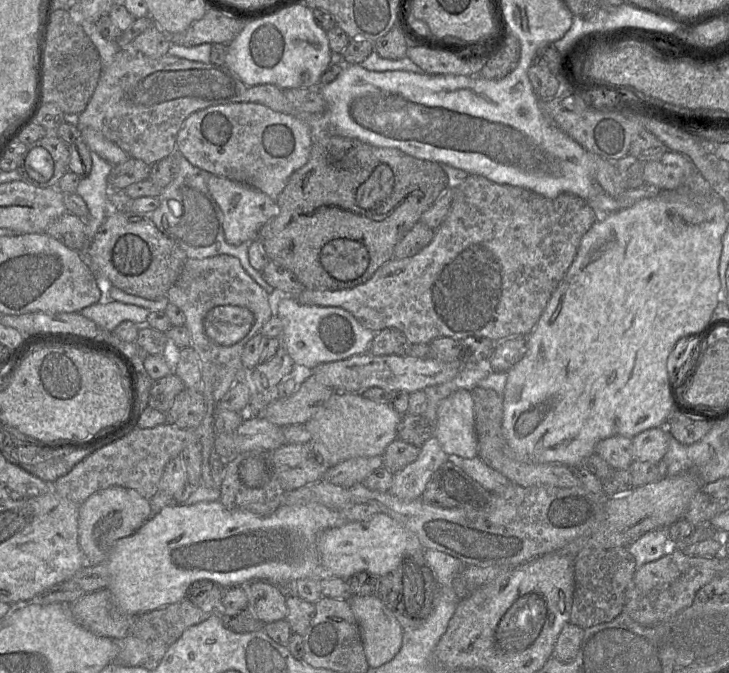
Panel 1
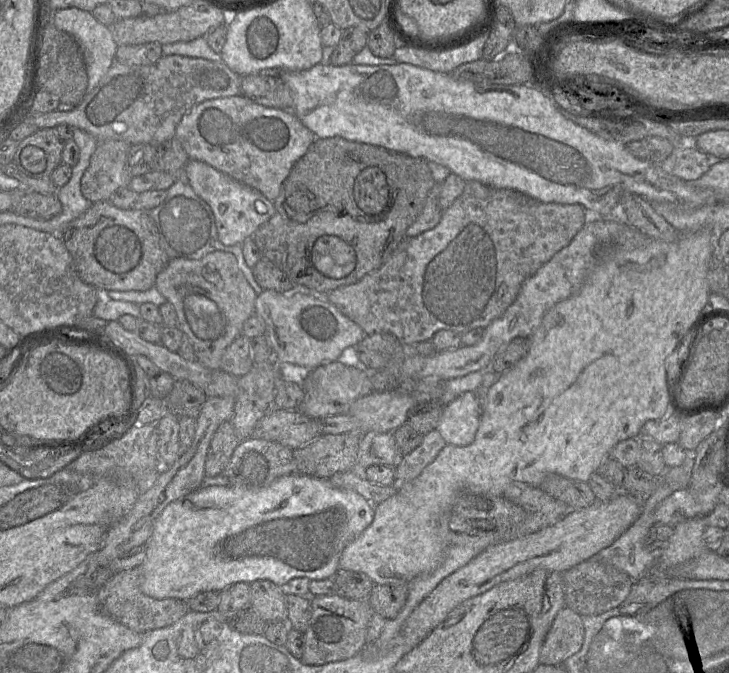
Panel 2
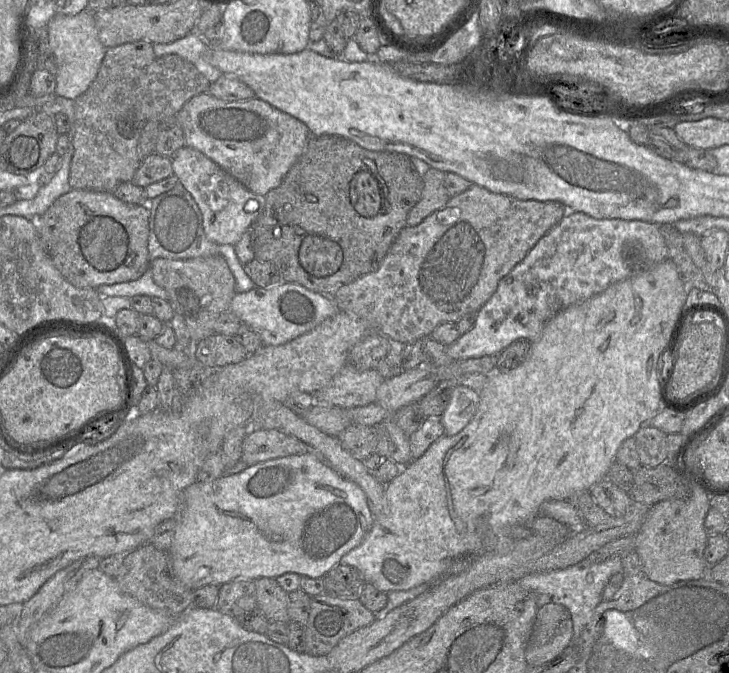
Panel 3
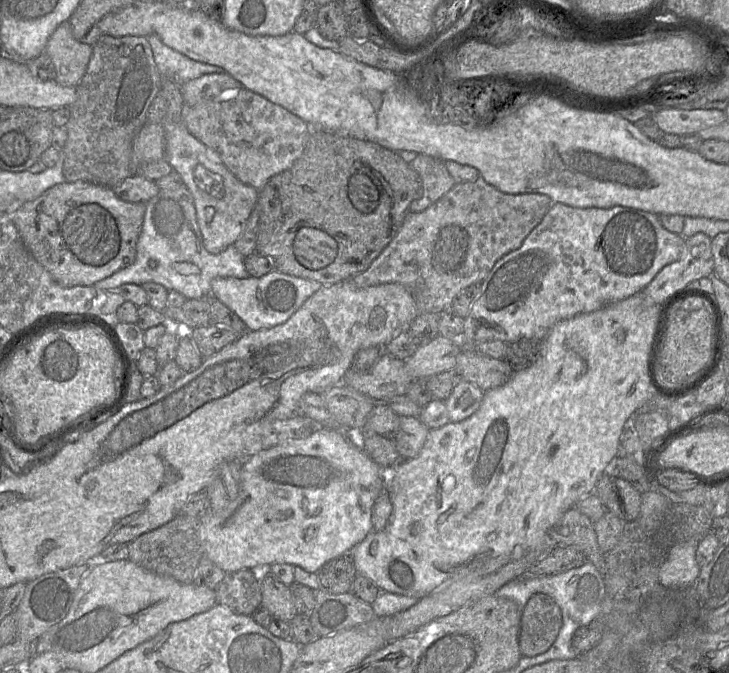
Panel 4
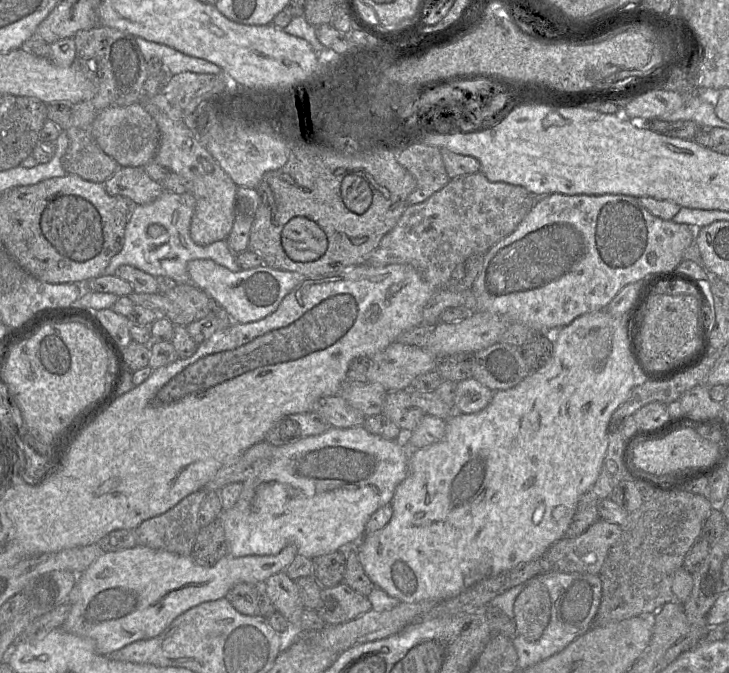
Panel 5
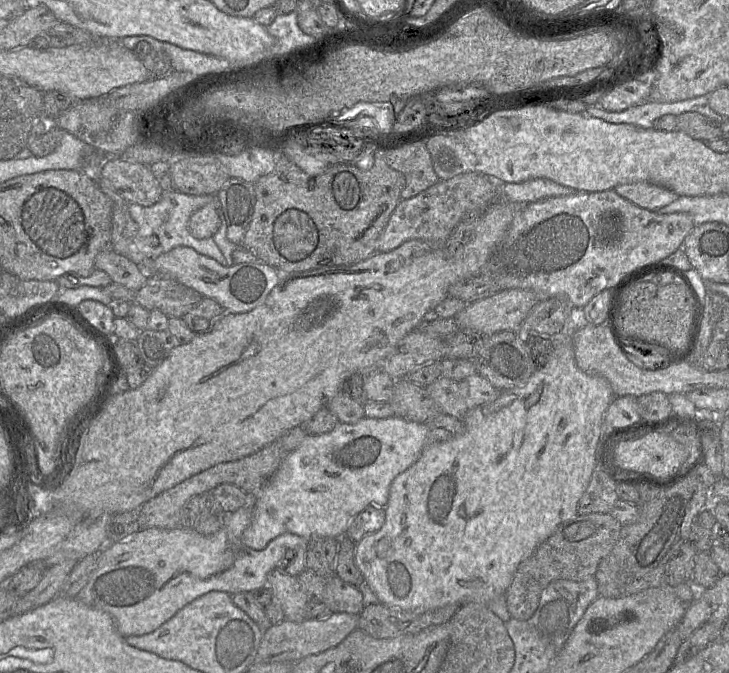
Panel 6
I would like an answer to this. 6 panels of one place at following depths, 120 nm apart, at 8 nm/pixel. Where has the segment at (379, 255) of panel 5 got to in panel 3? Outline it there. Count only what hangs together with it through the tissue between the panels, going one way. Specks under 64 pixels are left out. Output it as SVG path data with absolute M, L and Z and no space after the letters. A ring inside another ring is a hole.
M473 184L466 191L451 197L443 208L425 218L417 226L403 228L376 271L341 286L330 298L334 301L338 311L343 311L357 317L371 332L384 335L396 346L406 346L415 342L422 342L422 340L430 337L432 331L438 325L446 322L456 324L464 315L476 314L494 294L499 281L525 258L535 244L552 227L560 222L567 212L567 208L558 201L520 200L505 194L491 192L484 187Z

